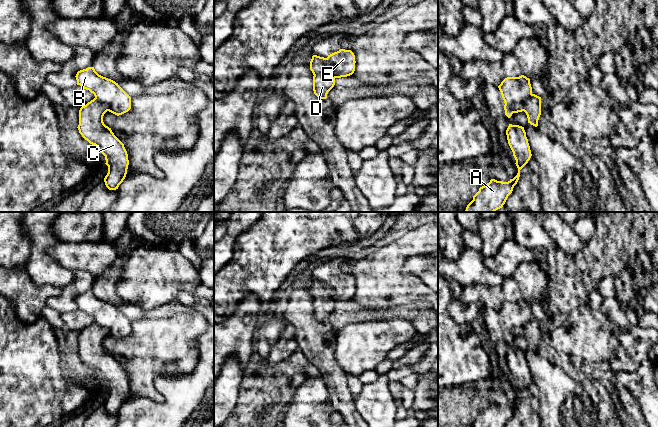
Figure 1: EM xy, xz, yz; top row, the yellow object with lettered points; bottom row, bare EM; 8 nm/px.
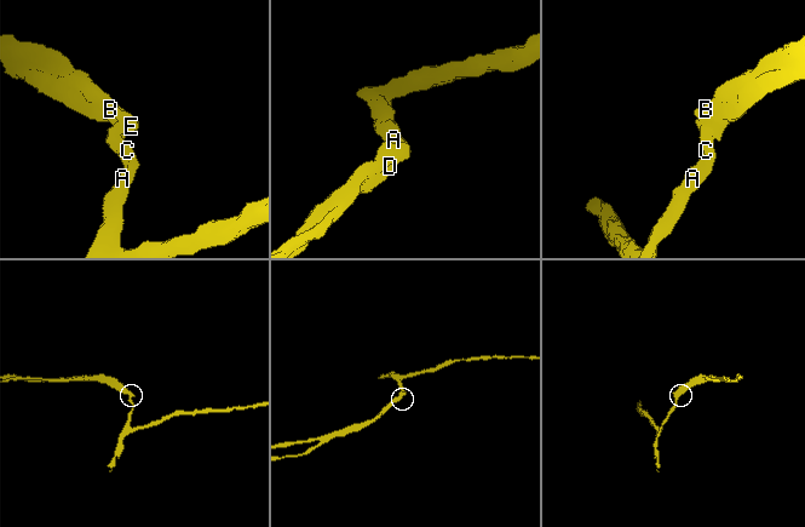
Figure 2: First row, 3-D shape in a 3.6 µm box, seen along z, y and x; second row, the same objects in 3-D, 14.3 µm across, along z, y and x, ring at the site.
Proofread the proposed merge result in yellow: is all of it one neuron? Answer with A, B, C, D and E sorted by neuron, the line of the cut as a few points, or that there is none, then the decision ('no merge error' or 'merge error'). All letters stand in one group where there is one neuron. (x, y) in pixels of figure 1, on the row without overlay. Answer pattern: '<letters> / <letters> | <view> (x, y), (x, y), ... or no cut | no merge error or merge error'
A C D / B E | yz (532, 318), (522, 327), (515, 327), (511, 331), (511, 335) | merge error

